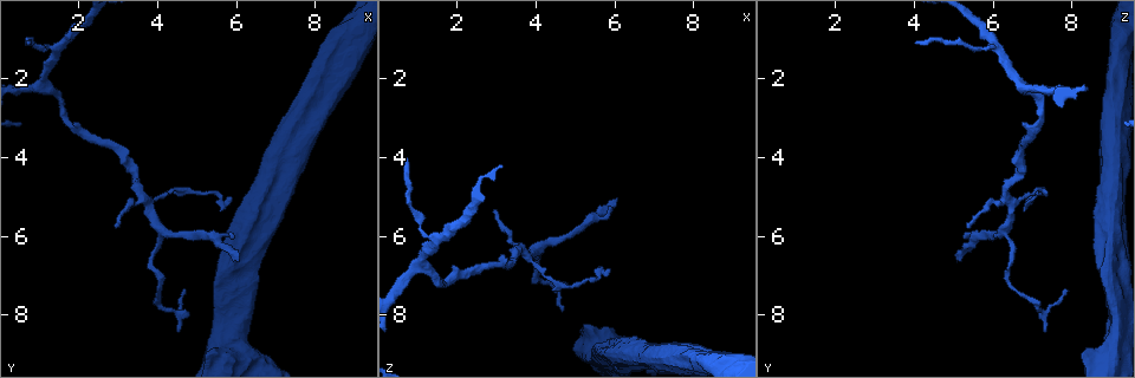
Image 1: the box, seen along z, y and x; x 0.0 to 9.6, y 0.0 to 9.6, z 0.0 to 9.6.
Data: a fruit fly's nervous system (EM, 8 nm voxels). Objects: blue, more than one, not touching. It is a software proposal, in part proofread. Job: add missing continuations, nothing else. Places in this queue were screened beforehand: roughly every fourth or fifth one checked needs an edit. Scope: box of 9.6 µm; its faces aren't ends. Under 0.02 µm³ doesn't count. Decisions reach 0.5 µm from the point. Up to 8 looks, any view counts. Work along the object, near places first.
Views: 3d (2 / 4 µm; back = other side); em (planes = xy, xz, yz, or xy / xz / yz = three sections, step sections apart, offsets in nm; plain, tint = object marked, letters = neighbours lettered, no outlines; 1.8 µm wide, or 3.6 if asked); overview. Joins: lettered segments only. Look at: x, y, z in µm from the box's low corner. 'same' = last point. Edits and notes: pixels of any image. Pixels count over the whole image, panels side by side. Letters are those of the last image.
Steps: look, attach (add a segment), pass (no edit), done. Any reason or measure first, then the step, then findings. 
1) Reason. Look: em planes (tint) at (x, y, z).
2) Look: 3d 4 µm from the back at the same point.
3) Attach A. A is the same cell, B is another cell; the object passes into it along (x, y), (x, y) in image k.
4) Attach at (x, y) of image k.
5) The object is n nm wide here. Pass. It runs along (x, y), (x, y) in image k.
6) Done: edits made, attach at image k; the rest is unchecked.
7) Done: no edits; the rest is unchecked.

Thin end. Look: em planes (tint) at (5.65, 5.35, 6.85).

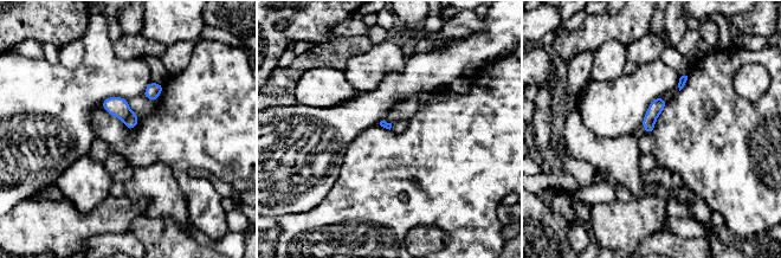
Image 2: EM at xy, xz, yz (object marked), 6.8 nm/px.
Look: em planes (letters) at the same point.

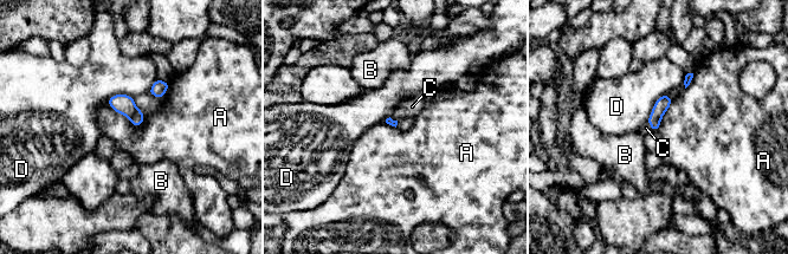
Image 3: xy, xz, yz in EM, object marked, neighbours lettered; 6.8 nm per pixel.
Pass. A, B, C and D are other cells; a border runs along (108, 104), (124, 115), (135, 128) in image 3; none of them fits.

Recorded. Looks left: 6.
Look: 3d 4 µm at (4.05, 5.85, 6.30).

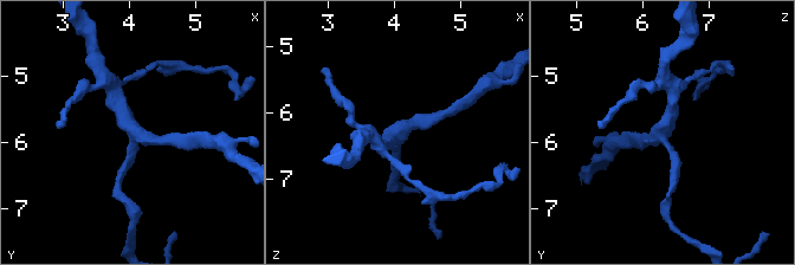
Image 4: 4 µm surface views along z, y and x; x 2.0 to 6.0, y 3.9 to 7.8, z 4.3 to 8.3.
3 arms meet here; shape alone is not enough. Look: em planes (letters) at (4.10, 5.85, 6.25).

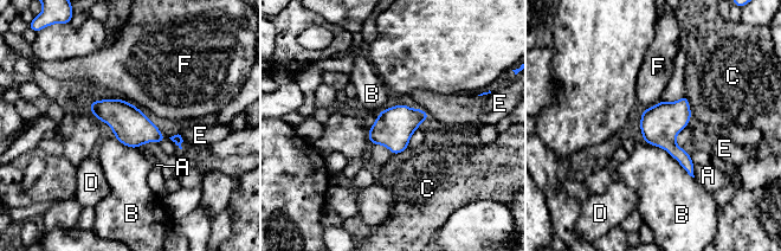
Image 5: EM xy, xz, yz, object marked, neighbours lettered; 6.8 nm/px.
The object is 240 nm wide here. Pass. A, B, C, D, E and F are other cells; a border runs along (643, 139), (664, 148), (694, 178) in image 5; none of them fits.

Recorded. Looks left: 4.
Tapers out. Look: 3d 4 µm at (4.55, 8.45, 7.30).

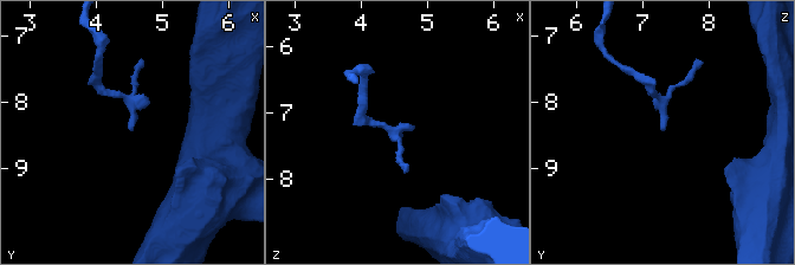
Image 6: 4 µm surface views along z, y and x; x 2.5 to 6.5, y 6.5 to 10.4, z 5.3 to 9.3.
Look: em xy step 16 (tint) at (4.55, 8.40, 7.30).

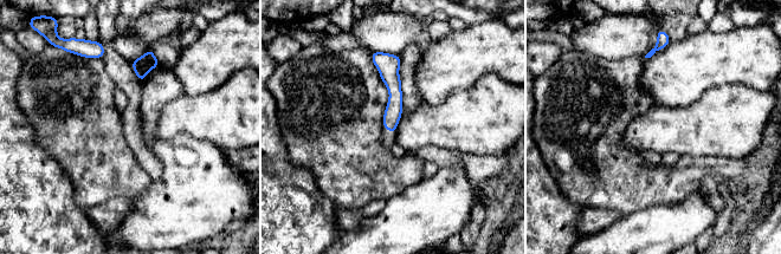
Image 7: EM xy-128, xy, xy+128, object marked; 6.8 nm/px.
Another direction. Look: em planes (letters) at the same point.

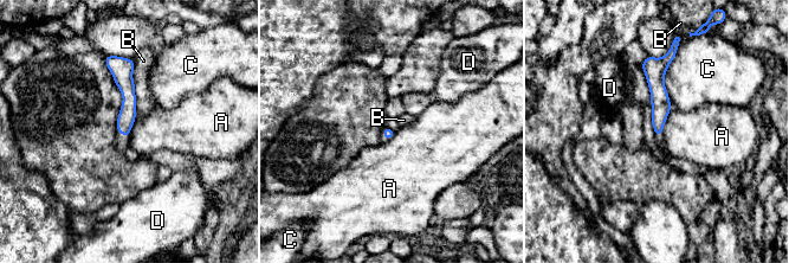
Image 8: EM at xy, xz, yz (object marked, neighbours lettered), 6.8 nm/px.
The longest contact is with B, 420 nm. Pass. A, B, C and D are other cells; none of them fits.

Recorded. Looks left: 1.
Done: no edits; the rest is unchecked.

